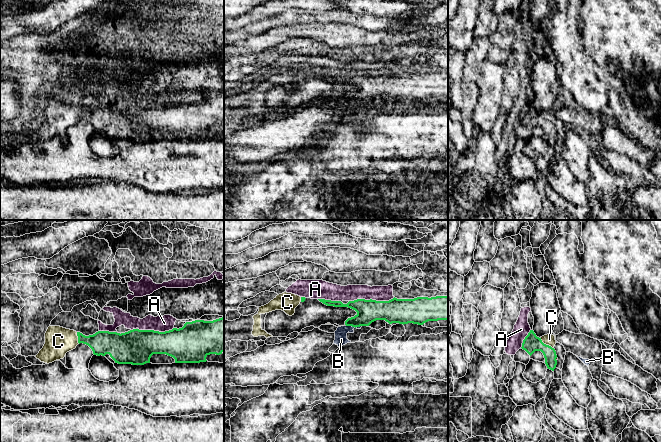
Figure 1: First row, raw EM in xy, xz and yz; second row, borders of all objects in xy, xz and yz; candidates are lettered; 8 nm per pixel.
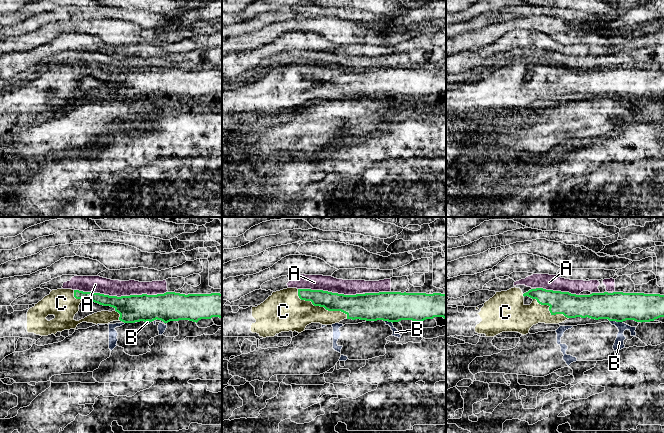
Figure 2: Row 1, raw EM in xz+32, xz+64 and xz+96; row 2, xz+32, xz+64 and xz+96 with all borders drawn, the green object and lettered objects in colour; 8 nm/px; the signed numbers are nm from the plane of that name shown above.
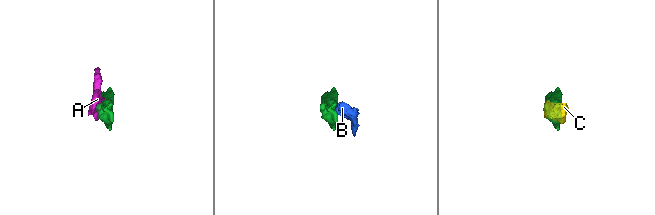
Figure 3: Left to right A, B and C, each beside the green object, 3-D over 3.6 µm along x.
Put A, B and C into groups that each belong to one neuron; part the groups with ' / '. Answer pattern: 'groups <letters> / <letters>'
groups A / B / C

